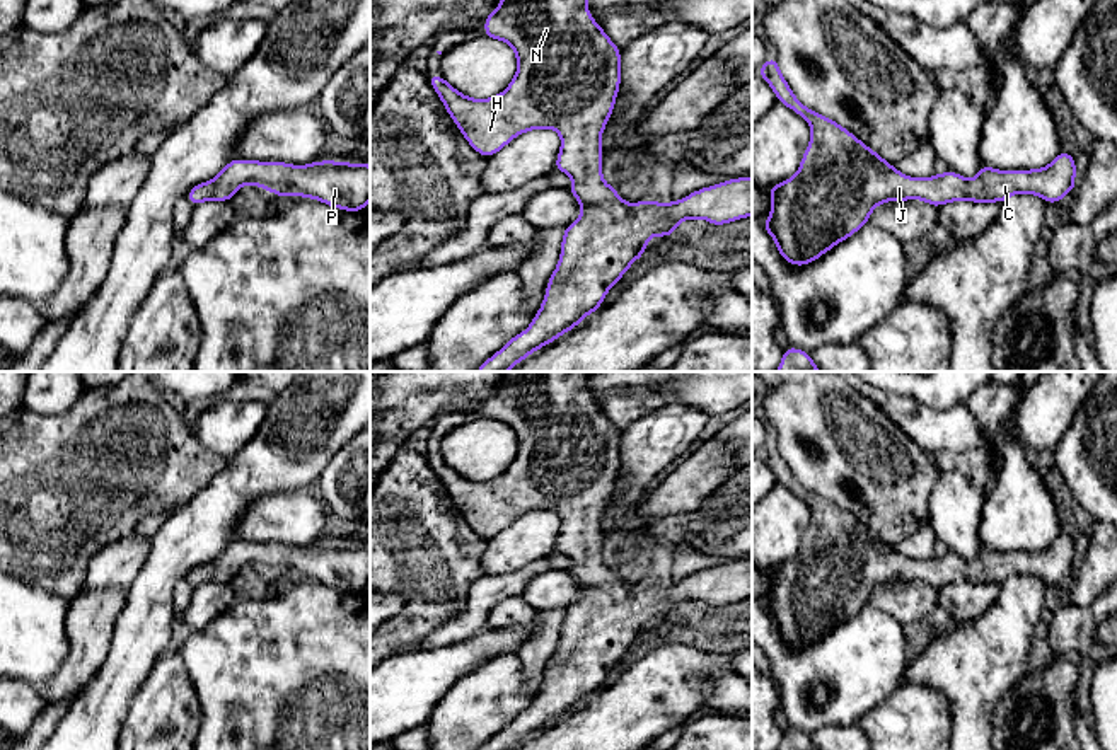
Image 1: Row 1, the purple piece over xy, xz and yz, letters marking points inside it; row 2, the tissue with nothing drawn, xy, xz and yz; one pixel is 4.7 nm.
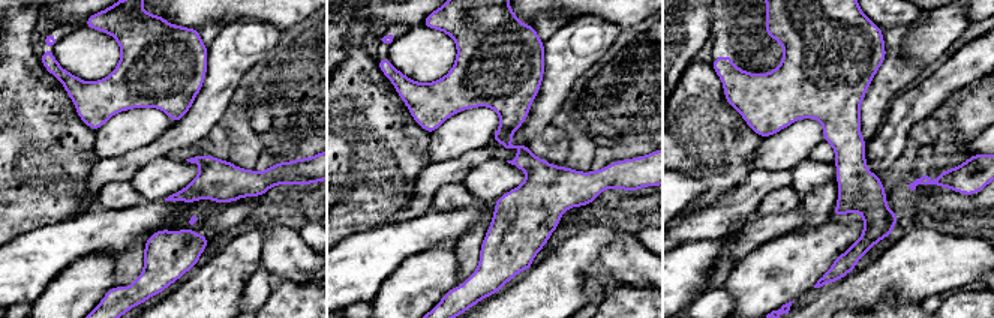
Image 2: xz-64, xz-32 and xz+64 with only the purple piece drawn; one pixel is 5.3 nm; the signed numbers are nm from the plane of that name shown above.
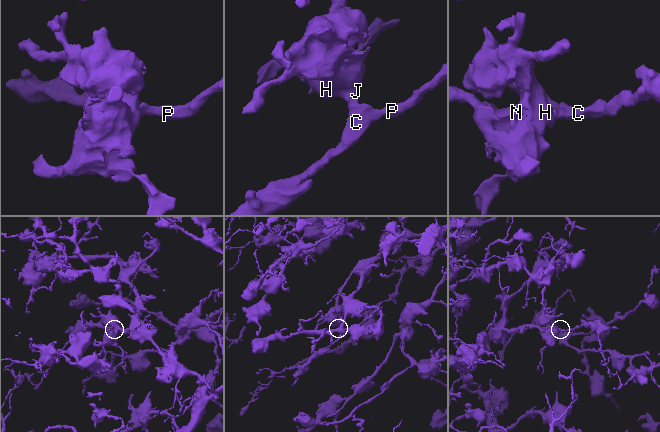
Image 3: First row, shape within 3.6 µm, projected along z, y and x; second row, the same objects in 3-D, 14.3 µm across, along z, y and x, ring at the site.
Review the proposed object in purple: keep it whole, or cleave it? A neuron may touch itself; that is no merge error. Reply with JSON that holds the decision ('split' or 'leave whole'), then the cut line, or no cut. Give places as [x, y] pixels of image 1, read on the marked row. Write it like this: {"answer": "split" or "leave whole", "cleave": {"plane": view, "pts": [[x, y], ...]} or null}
{"answer": "leave whole", "cleave": null}

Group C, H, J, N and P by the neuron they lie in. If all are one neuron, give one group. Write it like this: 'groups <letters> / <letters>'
groups C H J N P

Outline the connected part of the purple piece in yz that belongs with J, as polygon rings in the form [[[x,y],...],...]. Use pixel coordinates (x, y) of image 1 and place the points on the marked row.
[[[778,56],[761,65],[759,75],[778,102],[802,116],[812,130],[798,172],[766,188],[773,206],[761,227],[793,266],[807,266],[849,239],[887,201],[921,199],[935,208],[964,199],[1001,205],[1013,194],[1028,193],[1057,205],[1076,188],[1076,160],[1064,150],[1042,169],[998,170],[982,165],[969,181],[950,169],[924,179],[909,177],[834,119],[802,104],[779,72]]]

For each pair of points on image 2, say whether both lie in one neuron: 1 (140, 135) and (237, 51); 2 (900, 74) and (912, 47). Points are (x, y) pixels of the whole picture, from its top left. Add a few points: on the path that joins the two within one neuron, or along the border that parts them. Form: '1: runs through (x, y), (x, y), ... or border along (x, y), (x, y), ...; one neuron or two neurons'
1: border along (174, 123), (146, 146); two neurons
2: border along (898, 56), (916, 66); two neurons

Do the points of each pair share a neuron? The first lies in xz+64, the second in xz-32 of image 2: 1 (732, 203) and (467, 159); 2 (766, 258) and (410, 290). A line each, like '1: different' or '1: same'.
1: same
2: same

